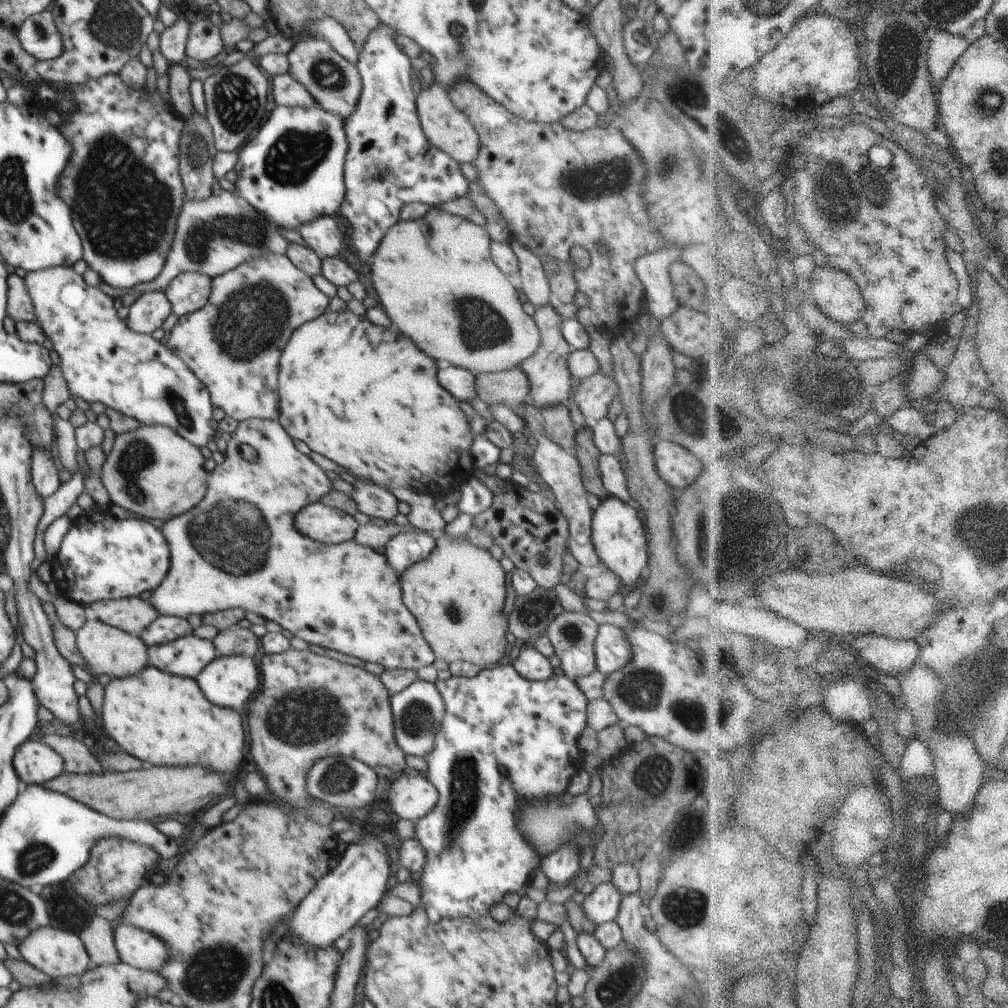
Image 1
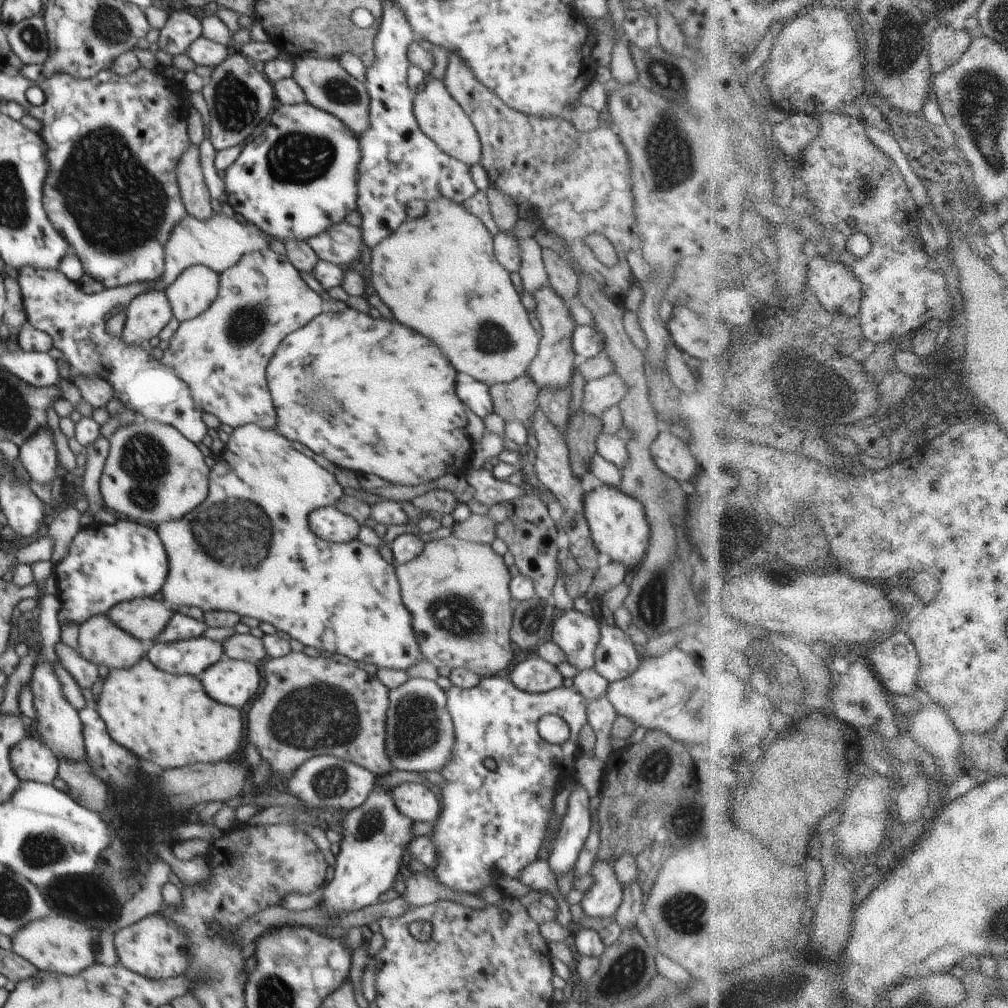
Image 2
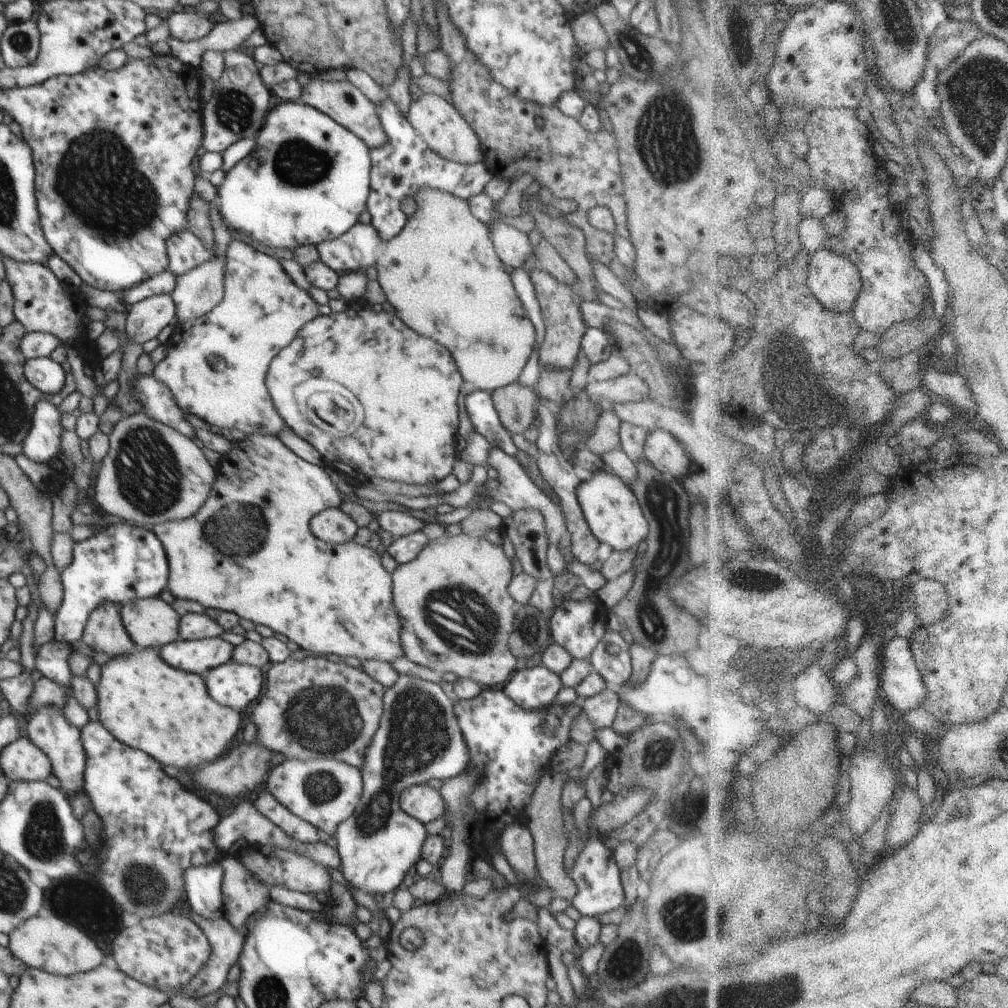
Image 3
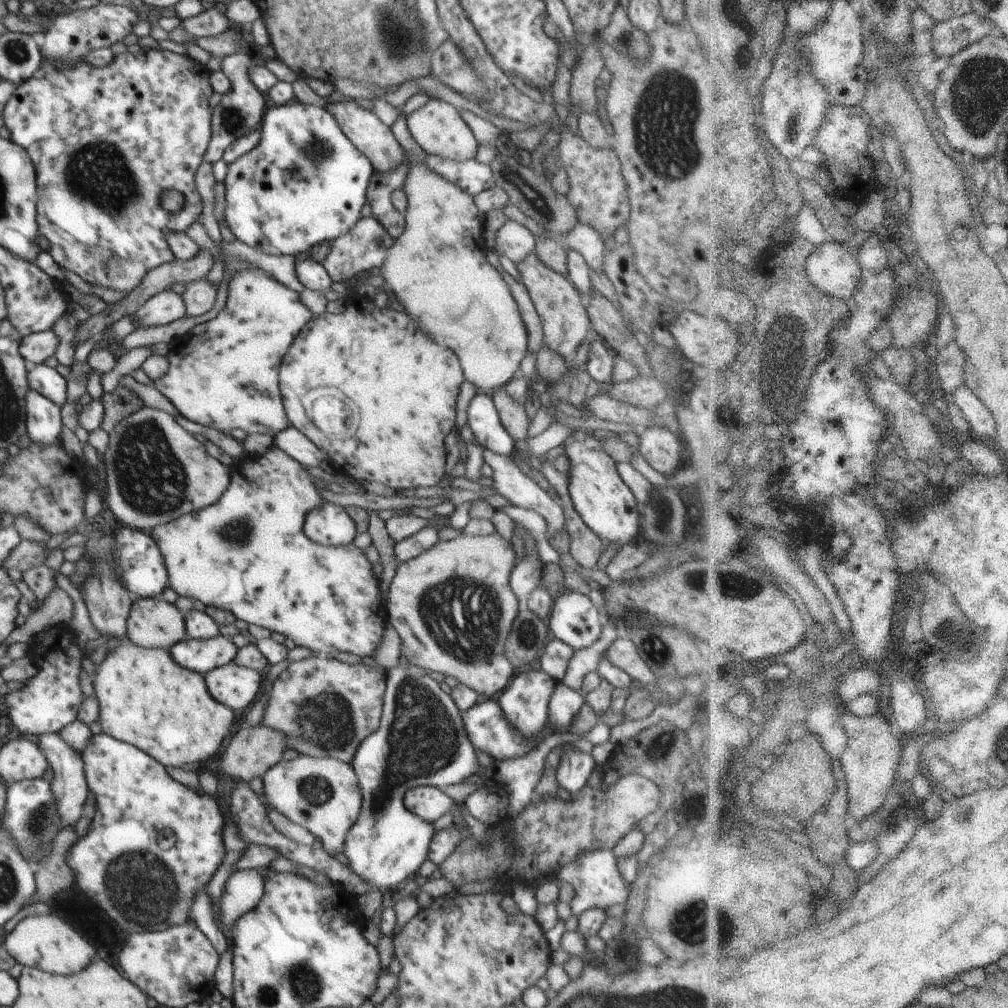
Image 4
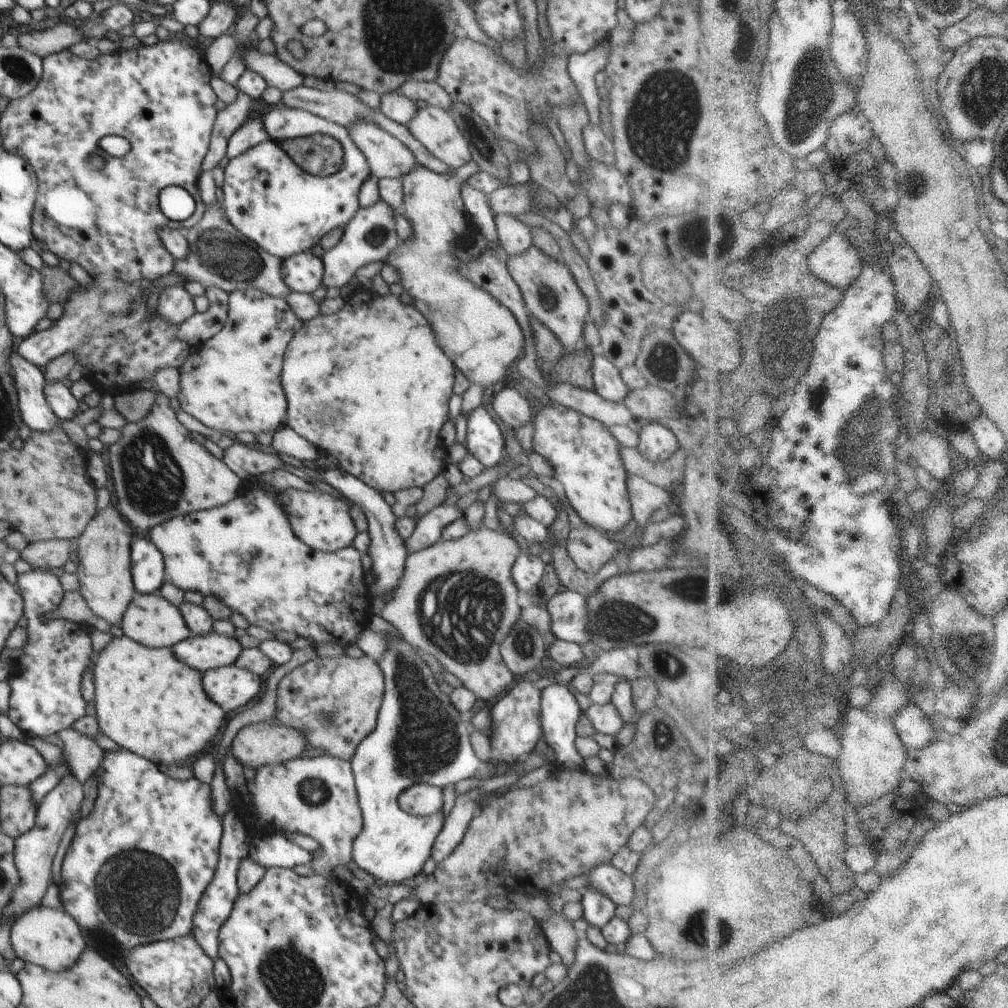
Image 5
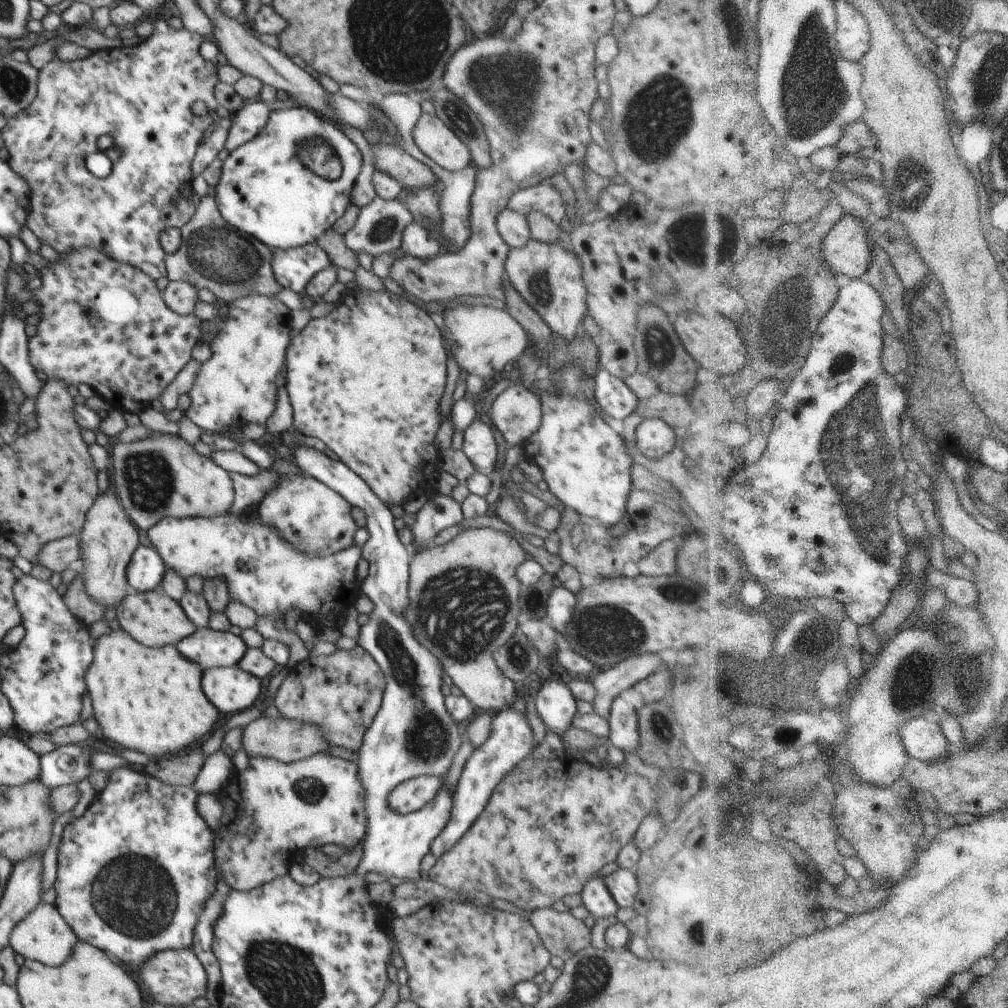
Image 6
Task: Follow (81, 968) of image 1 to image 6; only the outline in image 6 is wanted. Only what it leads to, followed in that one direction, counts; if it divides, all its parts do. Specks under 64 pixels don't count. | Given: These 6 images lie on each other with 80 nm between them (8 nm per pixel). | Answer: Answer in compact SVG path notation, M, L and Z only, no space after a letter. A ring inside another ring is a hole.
M40 902L34 910L26 914L23 920L14 926L9 937L9 945L17 954L24 959L34 960L52 968L68 960L74 944L76 944L76 936L70 924L66 924L66 920L60 916L54 905L45 902Z

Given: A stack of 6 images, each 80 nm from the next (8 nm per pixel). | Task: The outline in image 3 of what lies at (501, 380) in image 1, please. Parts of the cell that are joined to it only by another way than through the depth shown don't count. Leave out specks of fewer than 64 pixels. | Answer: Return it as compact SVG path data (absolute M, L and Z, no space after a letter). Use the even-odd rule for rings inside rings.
M512 383L491 394L501 423L511 434L523 434L530 424L537 423L536 408L541 401L535 388Z

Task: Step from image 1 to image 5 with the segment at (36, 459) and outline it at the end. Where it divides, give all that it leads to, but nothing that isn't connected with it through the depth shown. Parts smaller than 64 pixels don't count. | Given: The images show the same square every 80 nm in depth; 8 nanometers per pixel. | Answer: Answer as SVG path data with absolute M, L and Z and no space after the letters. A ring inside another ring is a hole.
M14 339L9 354L9 364L19 396L21 417L24 424L33 431L49 431L60 424L60 420L52 412L43 391L45 374L40 371L40 367L29 363L18 352L24 339Z

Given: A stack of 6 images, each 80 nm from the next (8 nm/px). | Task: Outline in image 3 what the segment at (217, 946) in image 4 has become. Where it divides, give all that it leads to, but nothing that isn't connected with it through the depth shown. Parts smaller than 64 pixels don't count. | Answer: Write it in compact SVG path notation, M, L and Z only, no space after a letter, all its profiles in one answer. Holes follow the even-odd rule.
M220 866L192 867L184 872L186 902L203 920L223 917L221 897L222 868Z

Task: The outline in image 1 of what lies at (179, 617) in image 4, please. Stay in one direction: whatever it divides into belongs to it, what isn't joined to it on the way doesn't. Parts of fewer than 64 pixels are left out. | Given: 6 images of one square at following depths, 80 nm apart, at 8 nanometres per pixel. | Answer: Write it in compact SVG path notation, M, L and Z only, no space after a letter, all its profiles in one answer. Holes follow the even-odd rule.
M140 597L114 599L89 605L90 617L96 618L110 626L139 635L162 616L153 604Z

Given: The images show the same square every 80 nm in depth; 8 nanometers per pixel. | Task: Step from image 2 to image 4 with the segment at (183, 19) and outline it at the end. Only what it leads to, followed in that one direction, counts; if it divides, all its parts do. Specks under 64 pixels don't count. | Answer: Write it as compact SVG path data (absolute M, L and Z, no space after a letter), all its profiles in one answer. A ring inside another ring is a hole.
M208 5L198 16L181 21L181 25L192 36L202 38L218 36L226 32L233 24L225 14Z

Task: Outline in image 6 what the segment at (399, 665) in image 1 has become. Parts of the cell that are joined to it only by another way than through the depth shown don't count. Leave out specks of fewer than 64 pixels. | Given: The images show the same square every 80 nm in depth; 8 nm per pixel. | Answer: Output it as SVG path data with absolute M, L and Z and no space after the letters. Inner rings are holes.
M243 510L234 517L228 514L214 516L214 518L188 518L172 520L173 517L160 520L155 526L148 530L148 538L154 545L154 549L164 562L168 570L172 570L186 580L198 575L203 582L210 578L224 578L228 594L232 602L240 602L248 608L252 608L257 616L263 617L276 615L276 625L284 628L285 617L291 610L300 614L296 619L304 619L312 624L319 625L319 628L333 626L331 619L336 614L344 616L347 607L355 606L360 583L357 584L356 569L360 560L361 548L350 546L336 555L328 557L304 556L298 550L290 546L290 542L282 540L278 536L276 528L268 528L268 524L252 524L250 514Z

